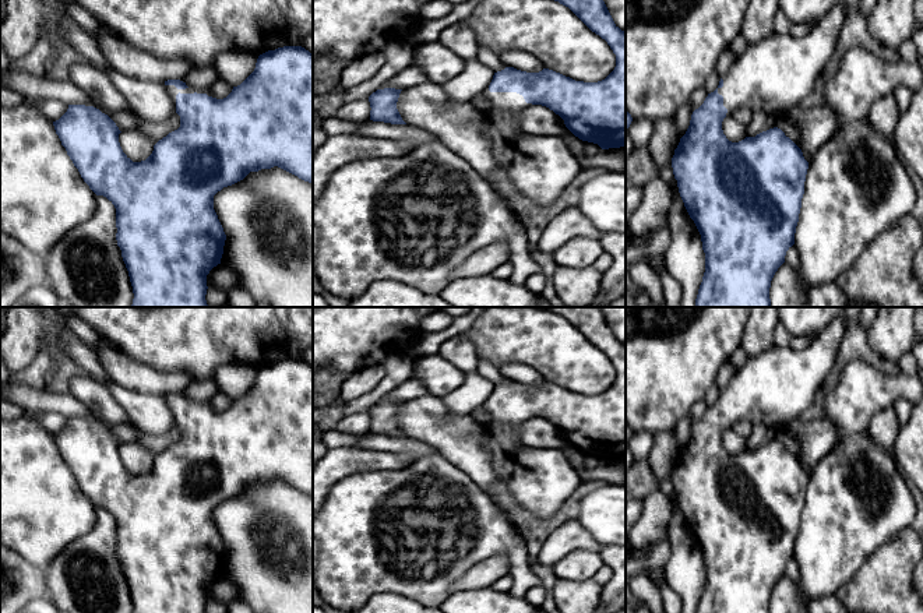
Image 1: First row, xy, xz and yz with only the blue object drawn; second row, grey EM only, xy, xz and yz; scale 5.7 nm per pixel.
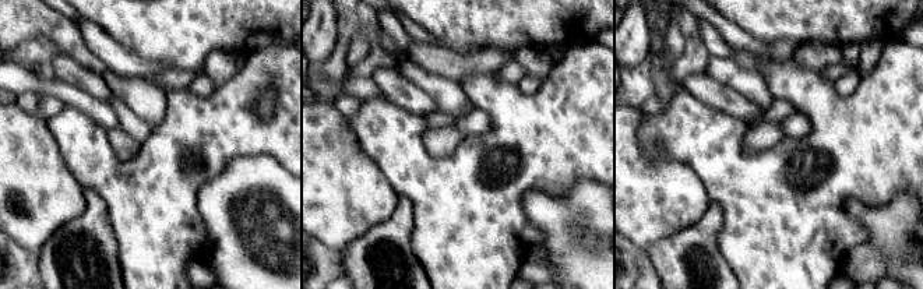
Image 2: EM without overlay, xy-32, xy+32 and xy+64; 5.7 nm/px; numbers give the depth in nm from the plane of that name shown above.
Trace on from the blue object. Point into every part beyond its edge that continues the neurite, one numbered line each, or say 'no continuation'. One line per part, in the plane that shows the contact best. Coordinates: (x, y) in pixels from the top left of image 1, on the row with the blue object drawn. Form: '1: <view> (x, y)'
1: xy (172, 90)

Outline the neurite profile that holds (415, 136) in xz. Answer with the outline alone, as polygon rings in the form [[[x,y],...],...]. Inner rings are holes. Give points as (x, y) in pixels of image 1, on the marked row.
[[[369,121],[355,134],[409,142],[418,147],[427,142],[440,141],[434,134],[409,124],[391,124],[384,121]]]

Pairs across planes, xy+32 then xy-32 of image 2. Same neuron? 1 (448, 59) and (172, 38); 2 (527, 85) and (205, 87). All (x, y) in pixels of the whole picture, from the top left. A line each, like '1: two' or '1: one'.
1: two
2: one

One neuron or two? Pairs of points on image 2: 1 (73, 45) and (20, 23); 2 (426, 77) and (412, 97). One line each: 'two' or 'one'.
1: one
2: two

